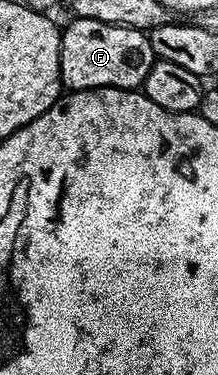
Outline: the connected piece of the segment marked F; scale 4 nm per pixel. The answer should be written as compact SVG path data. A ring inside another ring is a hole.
M74 18L71 21L67 28L61 29L60 70L62 83L67 89L141 89L156 59L147 33L132 30L128 26L108 26L108 22L99 20Z

